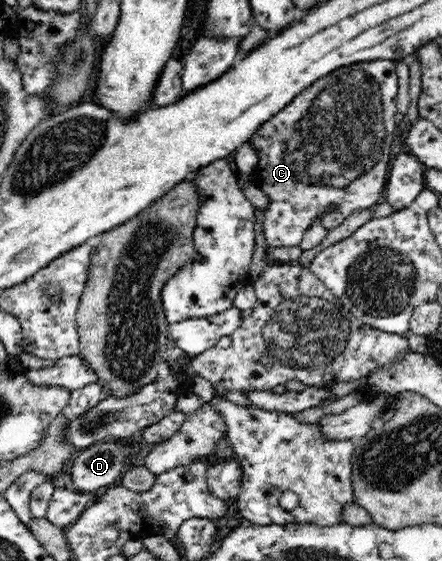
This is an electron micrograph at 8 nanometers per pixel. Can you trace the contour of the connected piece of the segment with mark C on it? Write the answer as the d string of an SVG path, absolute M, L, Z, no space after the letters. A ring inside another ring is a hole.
M375 59L372 61L356 62L353 65L340 66L337 70L332 70L328 75L323 75L317 81L312 82L302 93L296 94L286 107L283 107L277 114L274 114L267 122L264 122L251 135L249 143L256 150L259 157L257 173L255 177L256 185L268 196L269 206L264 211L263 233L267 240L268 247L297 247L303 239L303 235L308 230L315 219L319 217L319 225L327 231L340 226L354 213L371 210L377 203L382 202L384 190L390 169L389 152L393 144L393 136L399 125L395 123L396 102L398 93L398 76L396 73L396 63L394 60ZM330 205L337 205L336 210L330 210Z

